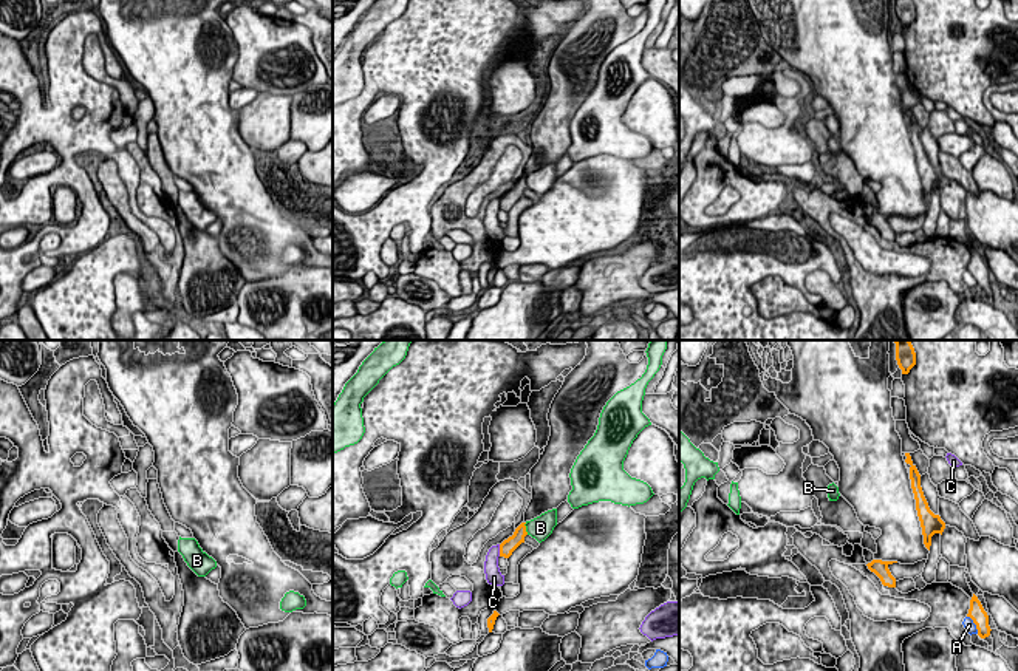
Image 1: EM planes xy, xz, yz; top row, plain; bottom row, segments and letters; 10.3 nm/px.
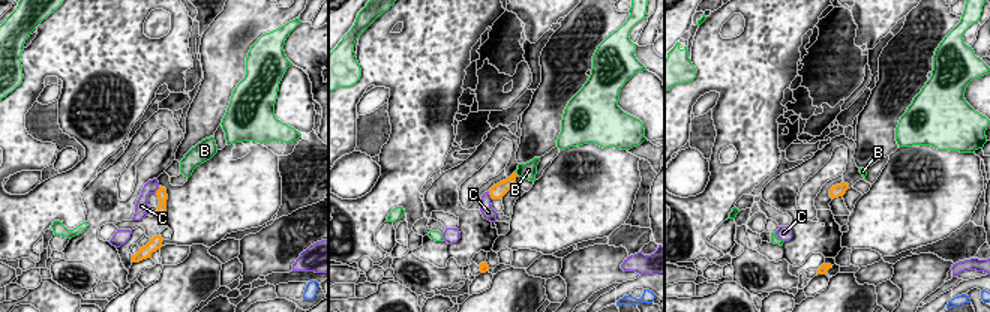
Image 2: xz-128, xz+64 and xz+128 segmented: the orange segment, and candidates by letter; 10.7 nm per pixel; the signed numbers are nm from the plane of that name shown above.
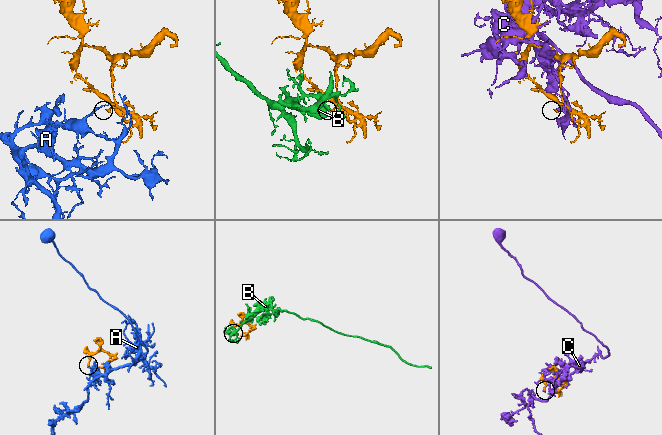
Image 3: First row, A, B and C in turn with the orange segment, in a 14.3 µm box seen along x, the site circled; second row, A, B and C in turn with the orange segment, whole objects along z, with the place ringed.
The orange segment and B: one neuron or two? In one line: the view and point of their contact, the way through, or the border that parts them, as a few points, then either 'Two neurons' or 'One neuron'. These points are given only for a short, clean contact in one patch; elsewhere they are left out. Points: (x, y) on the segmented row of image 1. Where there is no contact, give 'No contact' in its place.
Touches orange at xz (525, 529). Boundary: xz (525, 523), (528, 534). Two neurons

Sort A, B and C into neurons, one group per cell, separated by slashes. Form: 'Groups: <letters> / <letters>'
Groups: A / B / C

